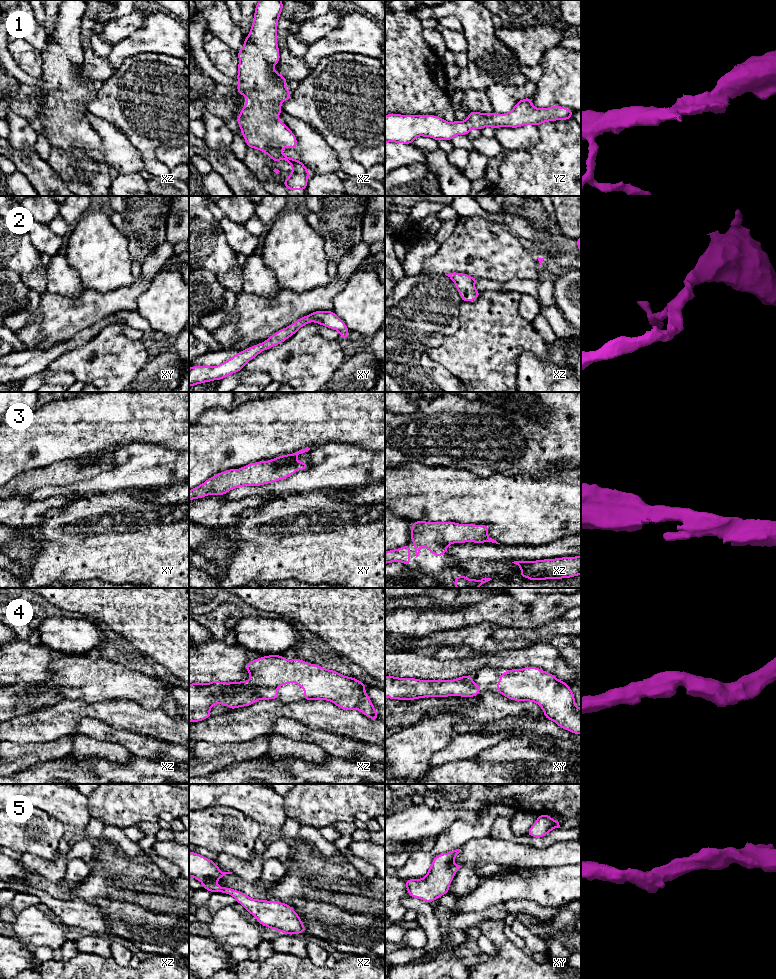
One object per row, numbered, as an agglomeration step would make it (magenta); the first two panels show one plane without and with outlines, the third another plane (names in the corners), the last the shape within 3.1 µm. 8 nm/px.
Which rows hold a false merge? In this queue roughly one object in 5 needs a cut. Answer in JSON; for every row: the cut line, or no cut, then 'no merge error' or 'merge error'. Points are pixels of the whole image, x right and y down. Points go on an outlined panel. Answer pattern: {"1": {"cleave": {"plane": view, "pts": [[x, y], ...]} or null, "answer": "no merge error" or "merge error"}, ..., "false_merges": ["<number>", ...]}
{"1": {"cleave": null, "answer": "no merge error"}, "2": {"cleave": null, "answer": "no merge error"}, "3": {"cleave": null, "answer": "no merge error"}, "4": {"cleave": null, "answer": "no merge error"}, "5": {"cleave": null, "answer": "no merge error"}, "false_merges": []}

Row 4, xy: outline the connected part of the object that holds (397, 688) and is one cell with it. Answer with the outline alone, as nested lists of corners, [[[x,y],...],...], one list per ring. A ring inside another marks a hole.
[[[471,675],[453,680],[421,680],[385,676],[385,697],[397,700],[416,700],[426,697],[476,697],[481,692]]]

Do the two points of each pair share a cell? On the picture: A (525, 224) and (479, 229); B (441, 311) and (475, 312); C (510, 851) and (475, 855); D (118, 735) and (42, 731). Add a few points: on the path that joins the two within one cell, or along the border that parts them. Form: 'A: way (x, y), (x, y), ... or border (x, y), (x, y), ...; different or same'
A: border (504, 226), (518, 238); different
B: border (462, 302), (459, 308), (459, 327), (450, 334); different
C: way (501, 851), (484, 851); same
D: border (96, 719), (82, 718), (75, 732); different

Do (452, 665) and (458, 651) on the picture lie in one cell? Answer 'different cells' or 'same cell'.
different cells

